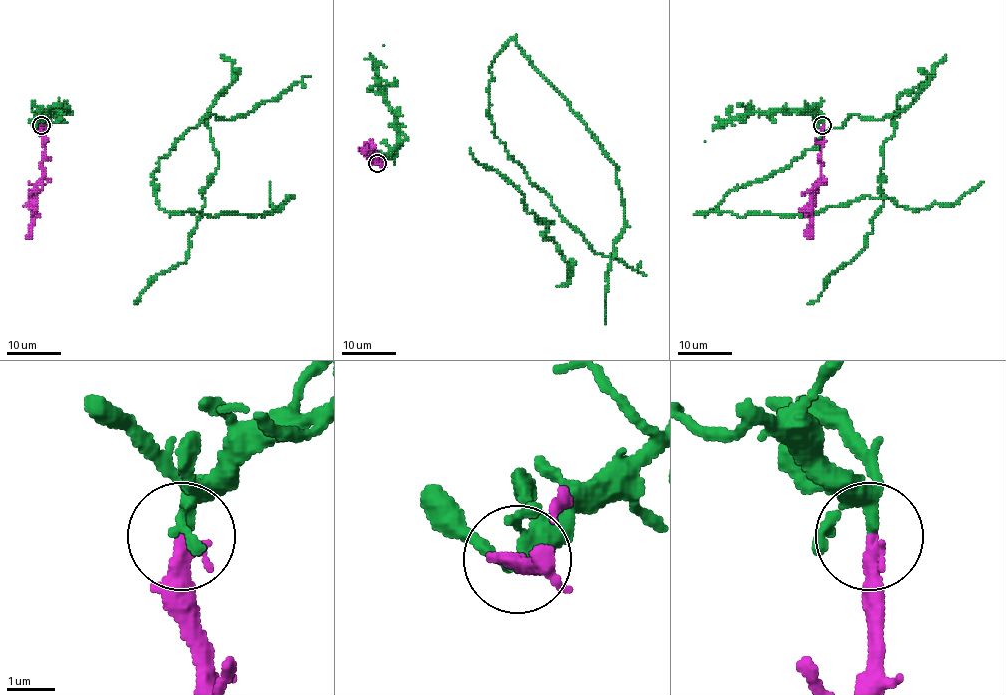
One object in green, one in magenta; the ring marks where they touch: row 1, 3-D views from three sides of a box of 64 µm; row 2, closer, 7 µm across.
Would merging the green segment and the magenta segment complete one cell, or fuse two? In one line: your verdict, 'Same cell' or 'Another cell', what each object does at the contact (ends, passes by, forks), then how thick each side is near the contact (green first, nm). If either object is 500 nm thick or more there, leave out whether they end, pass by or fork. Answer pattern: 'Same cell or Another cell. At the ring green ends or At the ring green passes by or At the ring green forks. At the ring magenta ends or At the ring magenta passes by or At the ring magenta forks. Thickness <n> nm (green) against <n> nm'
Same cell. At the ring green forks. At the ring magenta ends. Thickness 180 nm (green) against 320 nm

